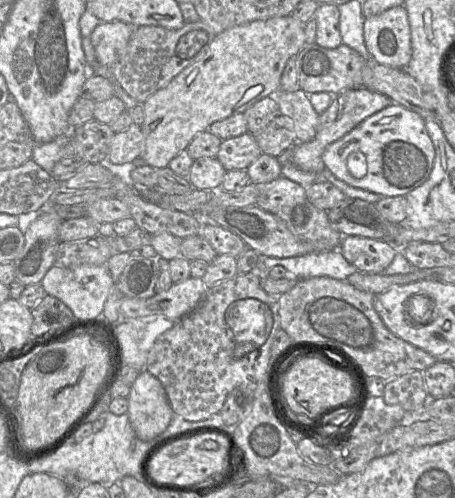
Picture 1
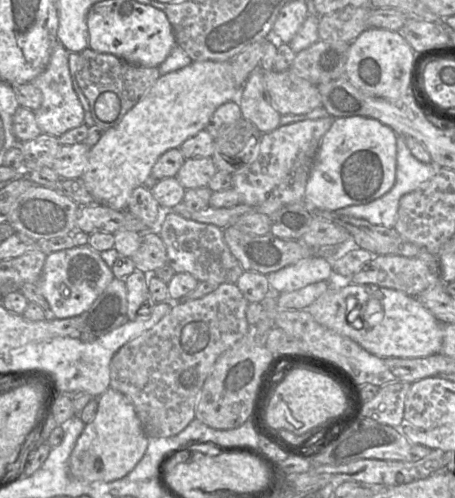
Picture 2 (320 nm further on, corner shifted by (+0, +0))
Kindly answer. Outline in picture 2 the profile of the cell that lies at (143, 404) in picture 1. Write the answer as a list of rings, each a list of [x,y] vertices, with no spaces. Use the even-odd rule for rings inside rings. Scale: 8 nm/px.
[[[109,387],[98,397],[94,419],[85,424],[70,454],[69,475],[84,482],[110,482],[127,475],[142,459],[149,443],[131,400]]]

